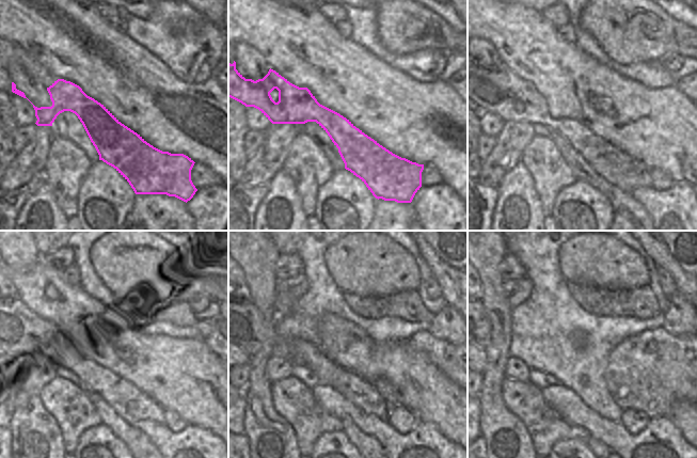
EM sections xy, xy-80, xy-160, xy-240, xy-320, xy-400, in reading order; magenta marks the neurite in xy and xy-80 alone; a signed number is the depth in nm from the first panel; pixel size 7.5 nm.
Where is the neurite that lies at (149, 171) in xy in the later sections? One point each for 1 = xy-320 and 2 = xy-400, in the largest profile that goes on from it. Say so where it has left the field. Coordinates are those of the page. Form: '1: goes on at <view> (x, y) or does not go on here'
1: goes on at xy-320 (250, 330)
2: goes on at xy-400 (489, 327)

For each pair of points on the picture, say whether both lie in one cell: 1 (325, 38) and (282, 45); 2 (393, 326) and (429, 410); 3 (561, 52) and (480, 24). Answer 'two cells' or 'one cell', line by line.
1: one cell
2: two cells
3: one cell

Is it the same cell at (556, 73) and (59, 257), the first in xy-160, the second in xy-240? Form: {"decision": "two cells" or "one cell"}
{"decision": "two cells"}

